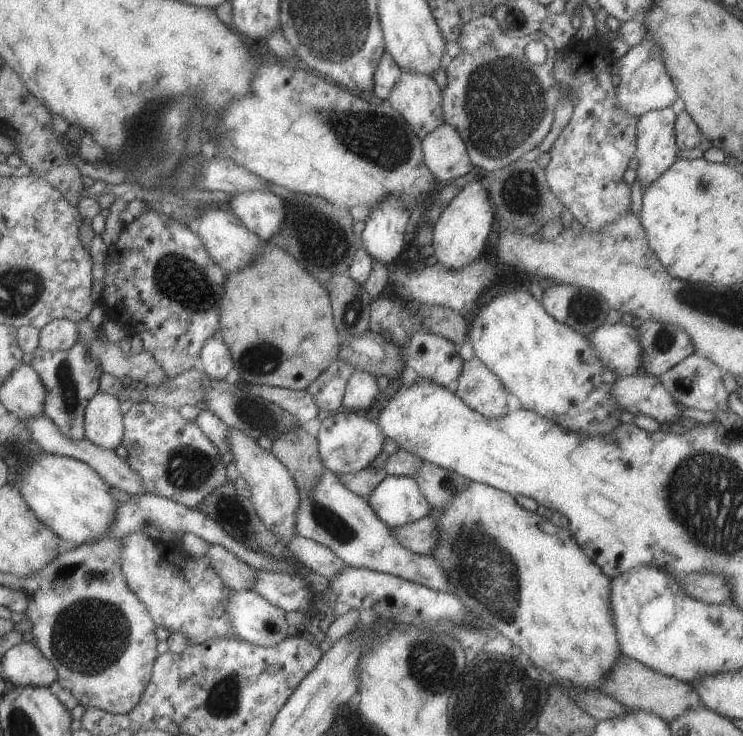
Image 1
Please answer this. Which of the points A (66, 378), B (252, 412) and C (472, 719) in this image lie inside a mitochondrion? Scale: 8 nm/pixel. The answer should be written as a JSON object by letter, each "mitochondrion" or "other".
{"A":"mitochondrion","B":"mitochondrion","C":"mitochondrion"}

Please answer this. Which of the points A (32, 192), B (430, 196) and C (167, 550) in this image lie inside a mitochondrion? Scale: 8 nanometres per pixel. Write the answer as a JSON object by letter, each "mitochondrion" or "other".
{"A":"other","B":"other","C":"other"}

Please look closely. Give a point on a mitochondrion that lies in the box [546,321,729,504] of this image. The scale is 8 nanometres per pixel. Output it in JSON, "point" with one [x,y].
{"point":[665,340]}

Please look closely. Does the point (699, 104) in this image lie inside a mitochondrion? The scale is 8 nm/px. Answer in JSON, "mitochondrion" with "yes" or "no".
{"mitochondrion":"no"}

